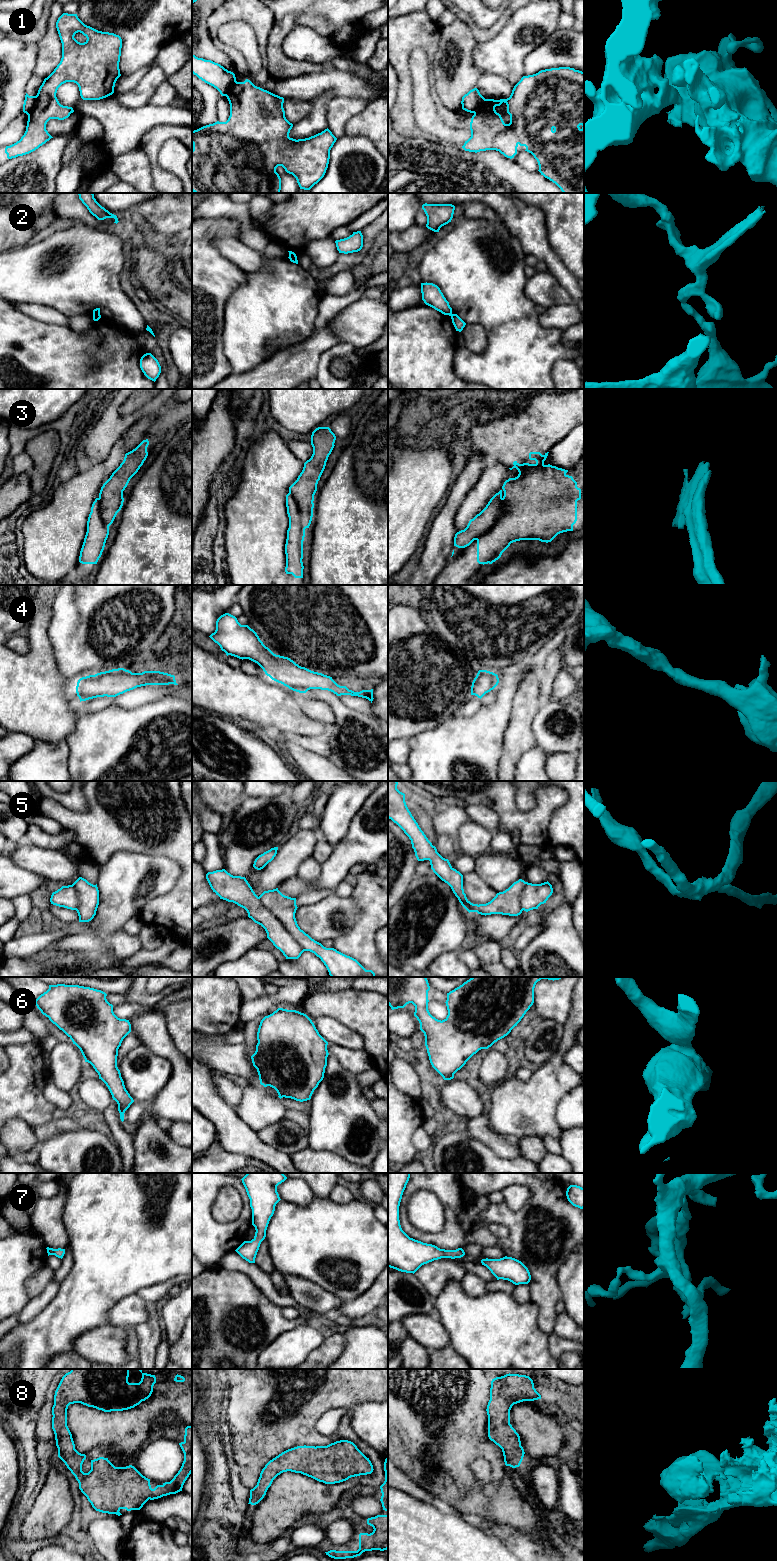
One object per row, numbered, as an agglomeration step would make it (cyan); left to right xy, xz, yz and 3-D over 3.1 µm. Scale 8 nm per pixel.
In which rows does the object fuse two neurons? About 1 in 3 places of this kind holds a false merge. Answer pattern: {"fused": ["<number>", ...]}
{"fused": ["1", "2", "3"]}

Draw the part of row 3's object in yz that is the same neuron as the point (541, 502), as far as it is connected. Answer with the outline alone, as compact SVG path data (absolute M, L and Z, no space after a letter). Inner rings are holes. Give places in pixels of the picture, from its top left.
M530 452L529 459L535 460L535 464L513 462L512 470L516 468L519 472L515 478L509 478L502 486L504 496L502 498L502 513L496 523L484 534L477 537L477 562L479 564L492 564L498 560L502 553L511 543L520 540L539 540L541 542L551 542L558 534L573 531L573 525L577 521L577 501L581 499L581 489L577 487L577 482L572 476L567 475L568 470L545 465L548 453L542 455L540 452Z

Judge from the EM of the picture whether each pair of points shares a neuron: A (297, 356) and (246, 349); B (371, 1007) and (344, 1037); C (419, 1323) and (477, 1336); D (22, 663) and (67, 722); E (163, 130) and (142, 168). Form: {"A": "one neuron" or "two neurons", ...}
{"A": "two neurons", "B": "two neurons", "C": "two neurons", "D": "one neuron", "E": "two neurons"}

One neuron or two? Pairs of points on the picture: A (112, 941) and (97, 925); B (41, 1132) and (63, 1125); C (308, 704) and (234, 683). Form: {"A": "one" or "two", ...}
{"A": "two", "B": "one", "C": "two"}

